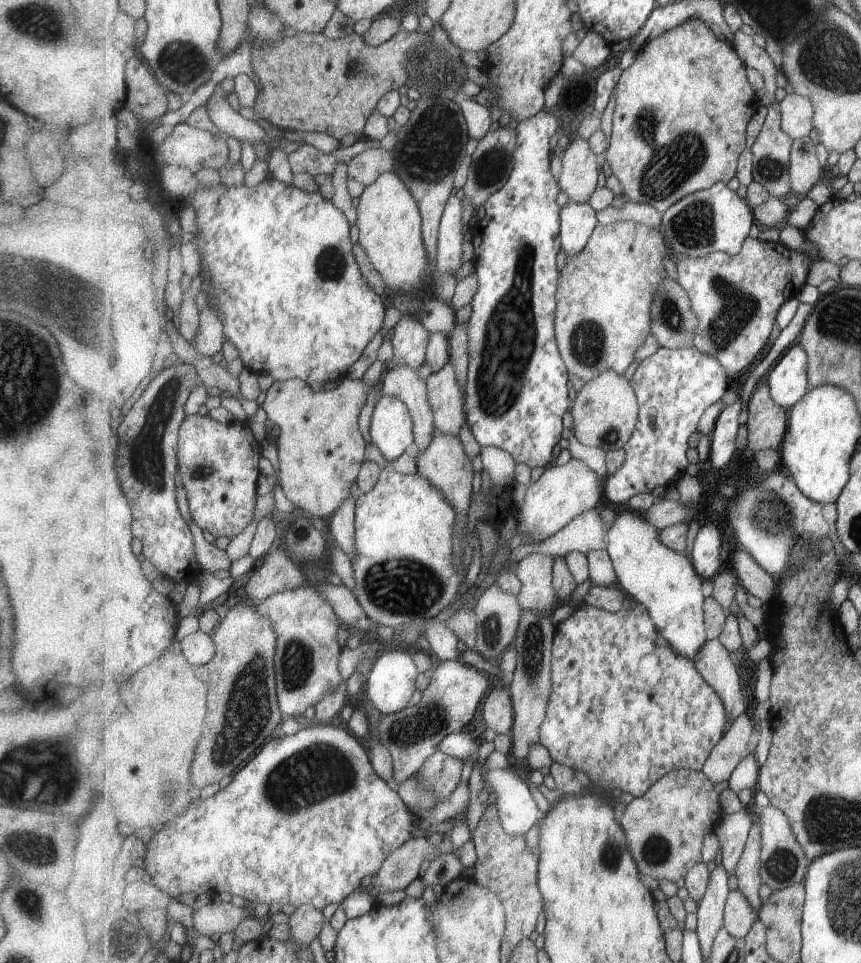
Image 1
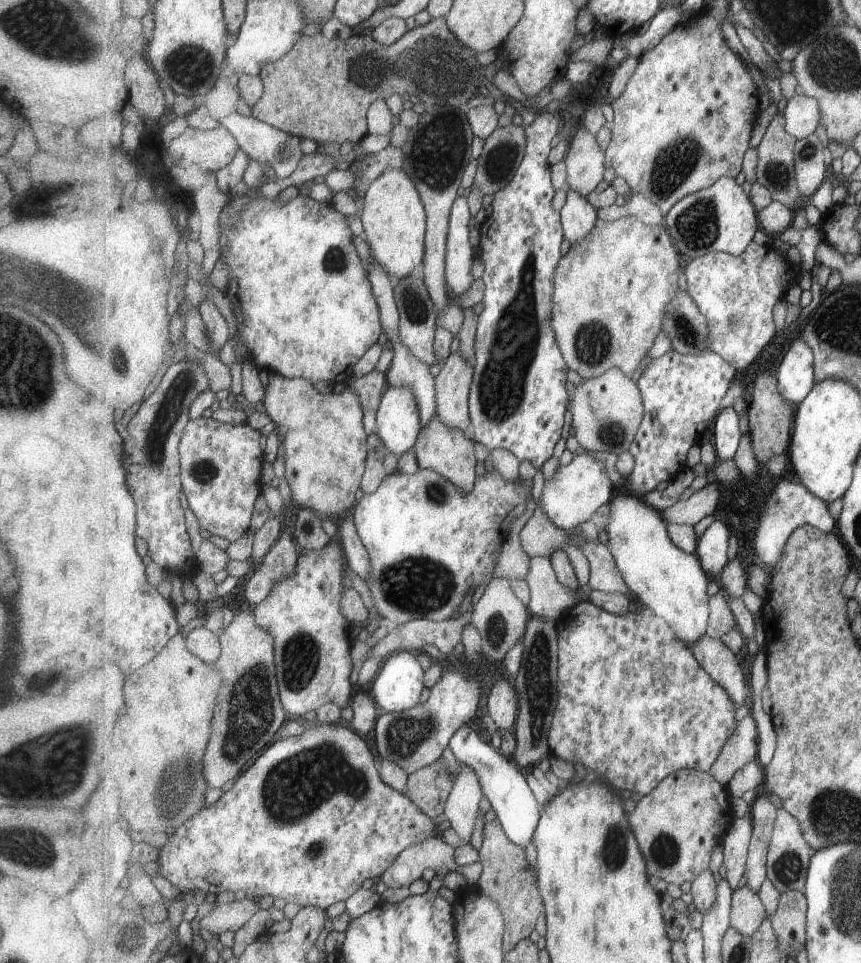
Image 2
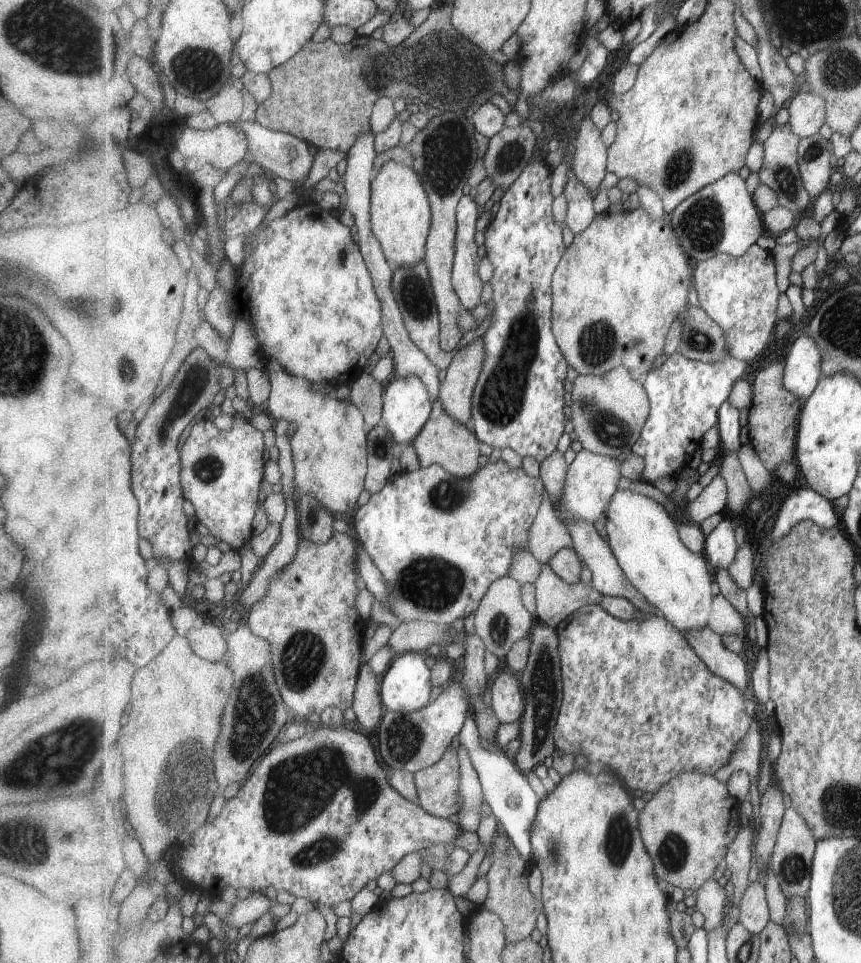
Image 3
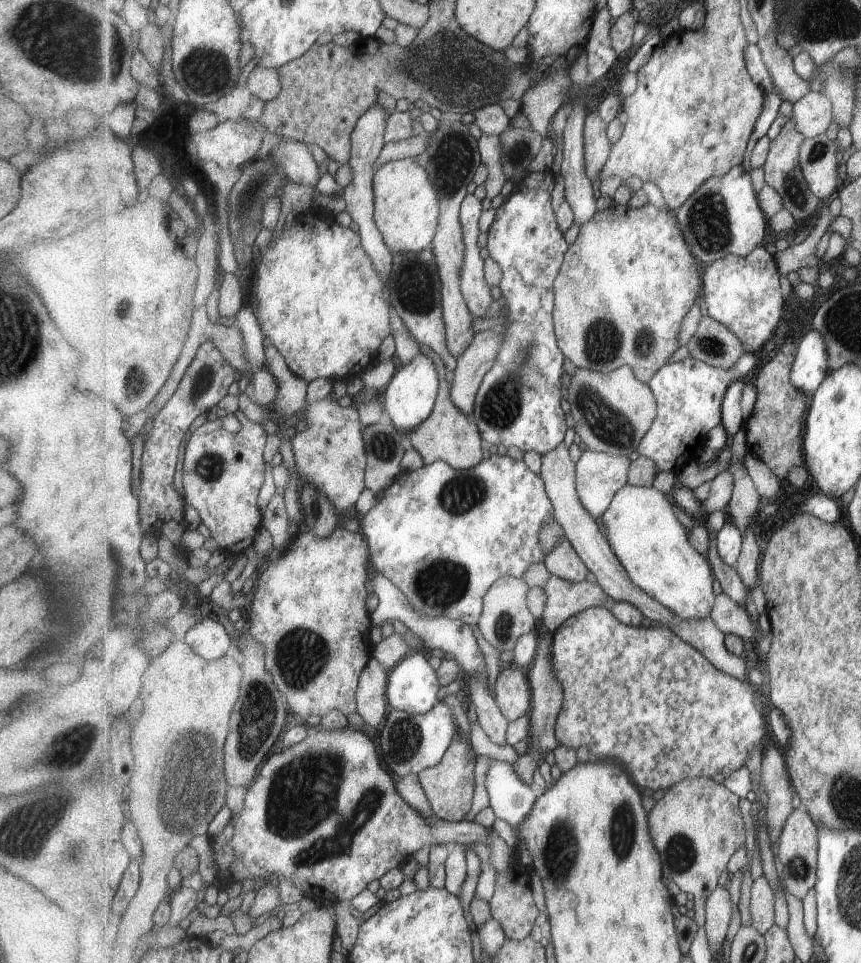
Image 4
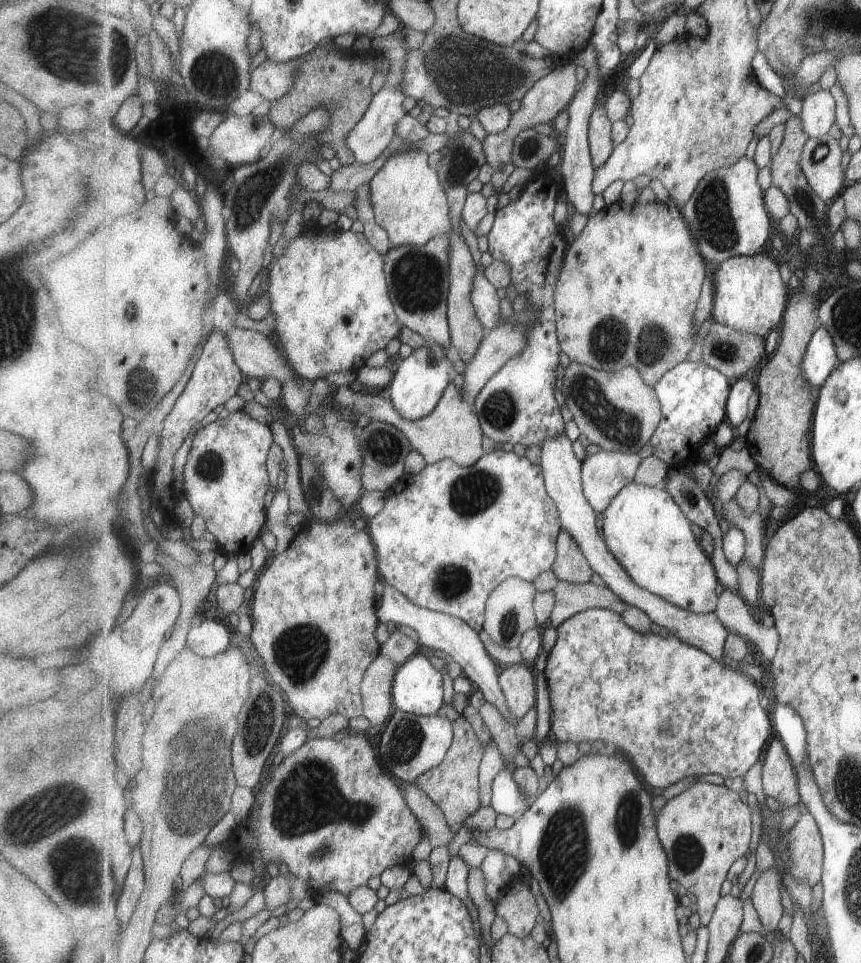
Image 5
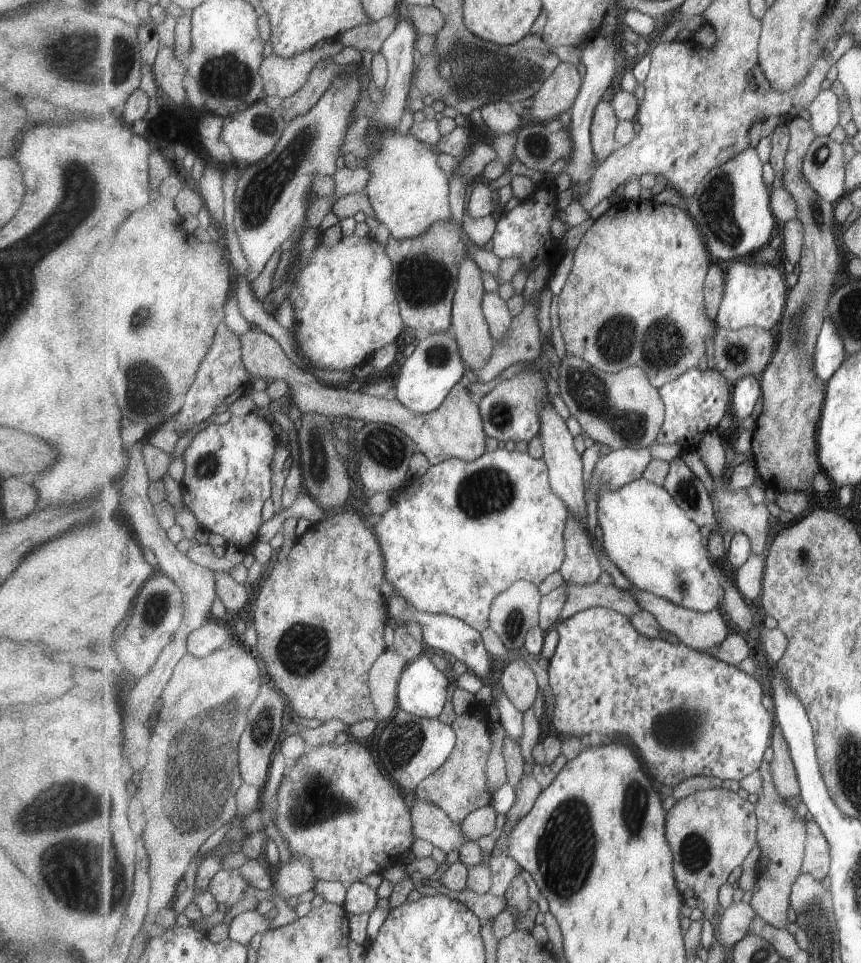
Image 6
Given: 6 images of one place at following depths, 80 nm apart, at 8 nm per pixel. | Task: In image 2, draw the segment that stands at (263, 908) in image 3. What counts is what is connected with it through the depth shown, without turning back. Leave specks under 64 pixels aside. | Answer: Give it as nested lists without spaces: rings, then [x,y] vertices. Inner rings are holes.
[[[245,898],[217,906],[214,912],[205,915],[199,922],[200,926],[211,934],[222,934],[243,928],[257,912],[261,910],[259,899]]]

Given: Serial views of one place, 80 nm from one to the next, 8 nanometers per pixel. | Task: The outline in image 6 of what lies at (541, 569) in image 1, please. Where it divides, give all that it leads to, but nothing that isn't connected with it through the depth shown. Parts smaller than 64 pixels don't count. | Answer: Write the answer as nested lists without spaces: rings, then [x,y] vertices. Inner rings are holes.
[[[615,584],[565,585],[568,586],[568,599],[561,613],[561,620],[591,607],[609,607],[630,618],[645,610],[629,589],[619,588]]]

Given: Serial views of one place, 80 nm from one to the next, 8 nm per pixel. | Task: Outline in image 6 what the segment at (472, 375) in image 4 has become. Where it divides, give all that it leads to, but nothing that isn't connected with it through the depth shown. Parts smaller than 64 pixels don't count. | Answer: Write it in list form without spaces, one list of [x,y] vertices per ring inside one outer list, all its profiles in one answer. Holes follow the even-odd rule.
[[[541,291],[525,304],[523,310],[515,316],[508,336],[496,342],[491,361],[484,369],[475,372],[479,383],[489,382],[503,374],[515,362],[539,361],[542,356],[543,338],[539,326],[539,306]]]

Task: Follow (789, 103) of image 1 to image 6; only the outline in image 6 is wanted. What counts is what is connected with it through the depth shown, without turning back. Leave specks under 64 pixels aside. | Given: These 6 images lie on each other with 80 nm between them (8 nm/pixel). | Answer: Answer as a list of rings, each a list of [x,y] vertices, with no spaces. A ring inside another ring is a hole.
[[[831,89],[822,90],[810,104],[808,112],[813,130],[821,136],[830,134],[835,130],[841,118],[839,110],[839,96]]]

